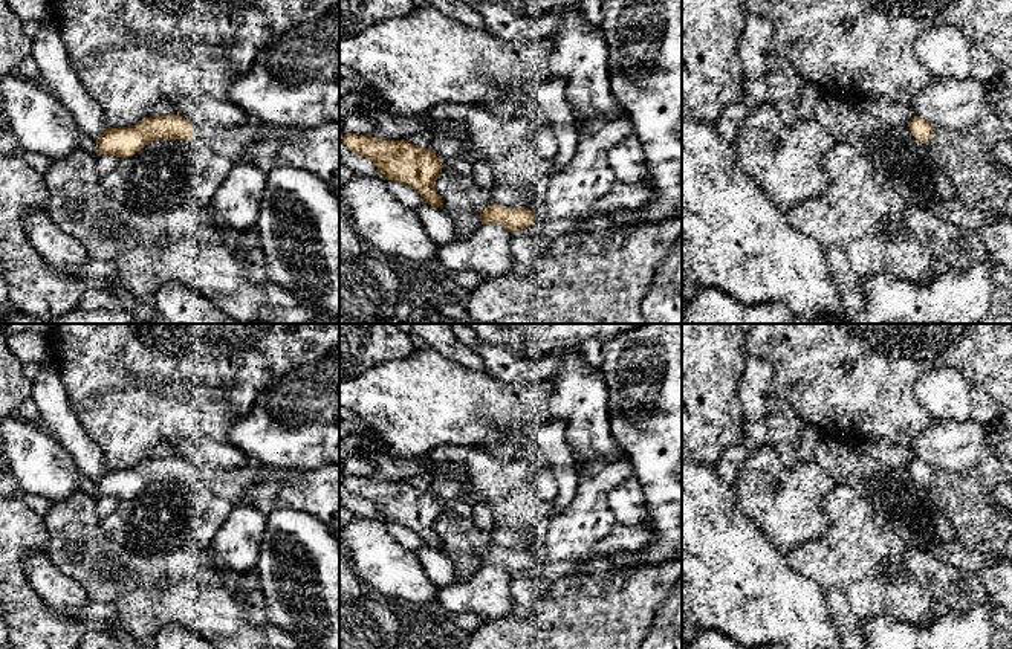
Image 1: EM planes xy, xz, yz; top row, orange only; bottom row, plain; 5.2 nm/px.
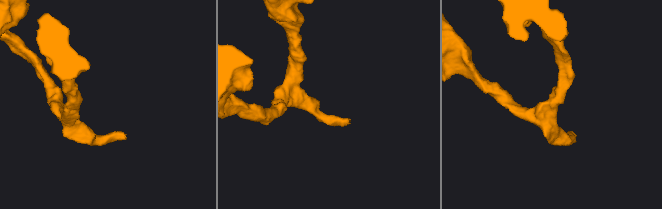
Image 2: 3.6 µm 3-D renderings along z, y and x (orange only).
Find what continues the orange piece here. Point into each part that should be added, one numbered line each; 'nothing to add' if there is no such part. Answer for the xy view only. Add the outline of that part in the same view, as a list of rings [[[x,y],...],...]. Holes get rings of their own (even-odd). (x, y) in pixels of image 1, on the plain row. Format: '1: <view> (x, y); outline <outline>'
1: xy (233, 484); outline [[[251,464],[231,470],[216,470],[205,466],[193,466],[194,481],[188,486],[200,486],[212,496],[220,496],[232,504],[238,504],[243,501],[243,496],[249,492],[249,489],[268,472],[268,466],[258,469]]]

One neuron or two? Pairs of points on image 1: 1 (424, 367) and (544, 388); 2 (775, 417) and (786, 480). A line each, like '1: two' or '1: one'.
1: one
2: two

